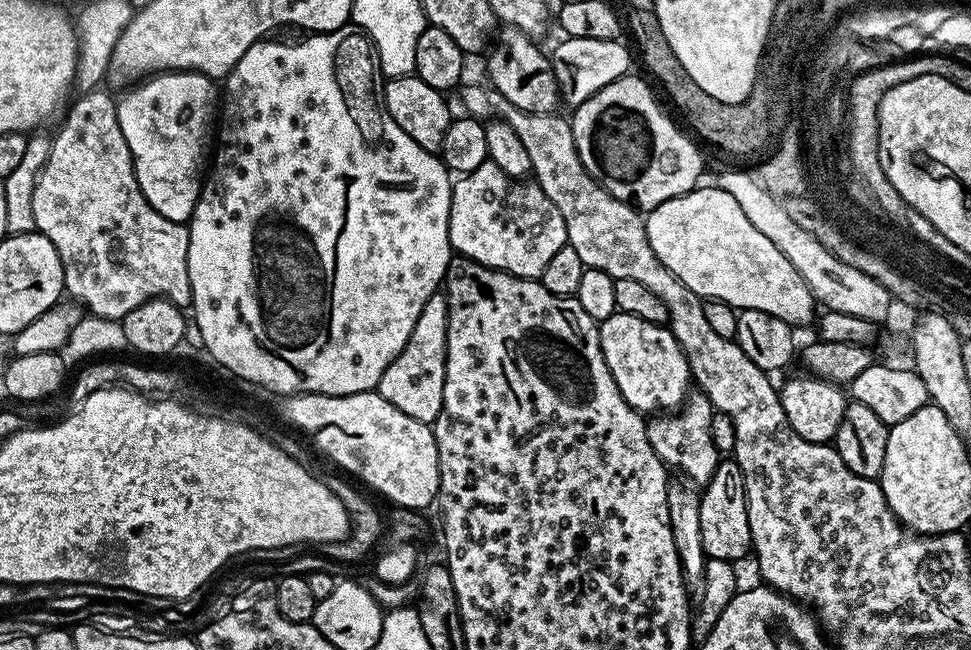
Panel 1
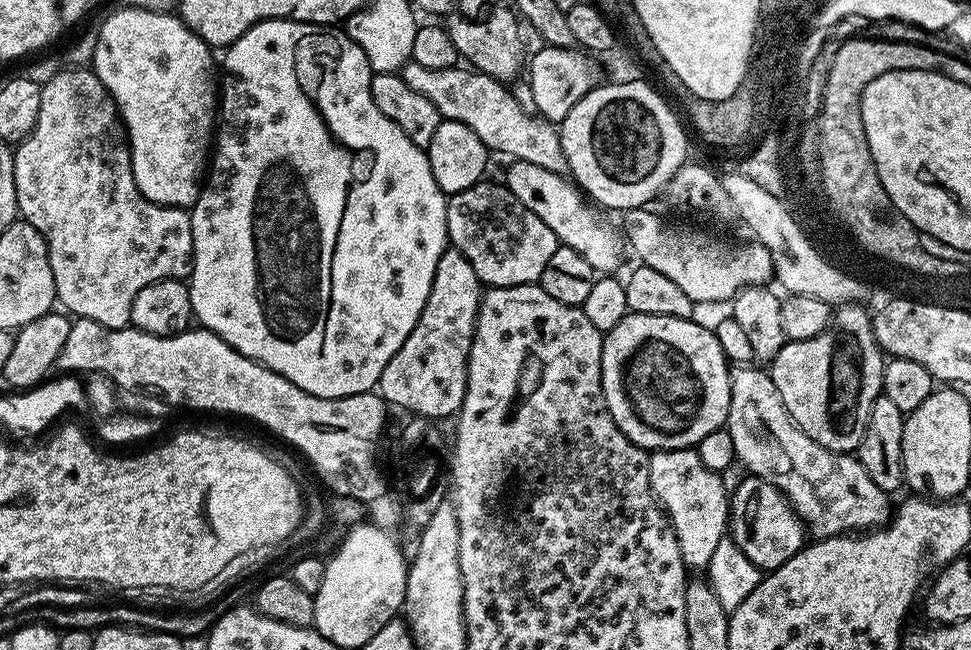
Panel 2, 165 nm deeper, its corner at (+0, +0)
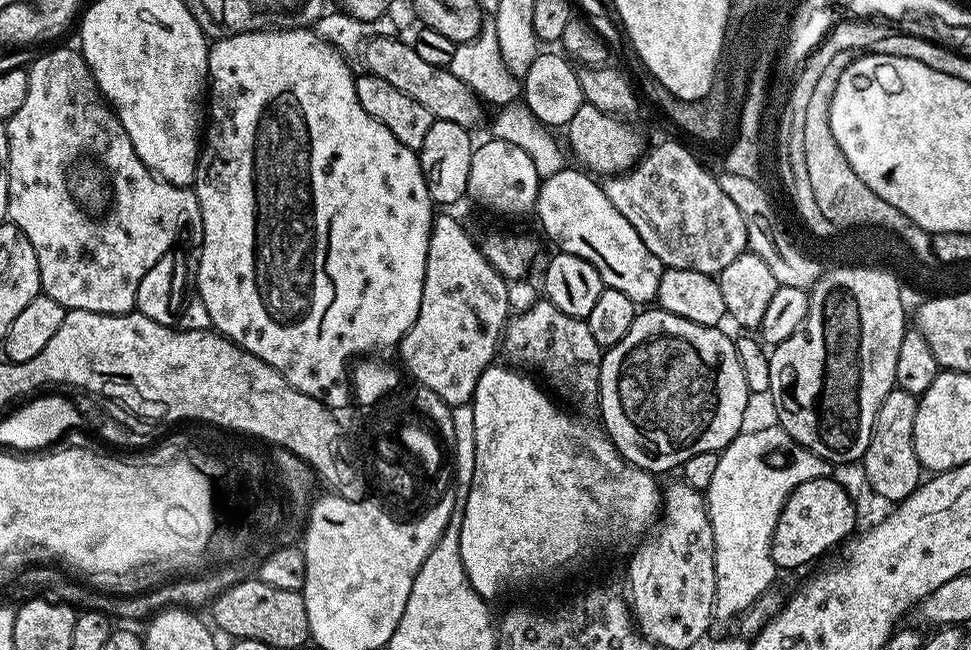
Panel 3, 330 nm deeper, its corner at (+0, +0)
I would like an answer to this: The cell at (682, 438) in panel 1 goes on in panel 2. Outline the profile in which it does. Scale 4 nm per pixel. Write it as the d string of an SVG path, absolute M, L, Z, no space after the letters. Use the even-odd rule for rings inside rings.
M675 448L652 452L648 457L650 486L655 503L664 509L676 532L685 569L707 569L718 542L726 539L730 492L724 489L725 477L714 470L706 470L695 448Z

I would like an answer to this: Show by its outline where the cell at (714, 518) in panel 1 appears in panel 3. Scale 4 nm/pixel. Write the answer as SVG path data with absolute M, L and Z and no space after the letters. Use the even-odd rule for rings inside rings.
M813 475L810 480L801 480L784 500L784 509L772 535L772 561L780 570L800 568L826 555L832 547L843 545L857 531L855 528L856 504L851 494L830 477Z

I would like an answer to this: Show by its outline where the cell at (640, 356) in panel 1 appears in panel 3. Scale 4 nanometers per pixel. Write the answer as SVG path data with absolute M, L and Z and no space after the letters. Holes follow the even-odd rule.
M652 306L637 311L630 330L603 353L598 397L598 409L604 419L602 428L620 455L635 468L653 474L679 469L694 454L723 452L745 427L744 415L750 399L746 374L742 374L735 339L720 331L719 327L707 328Z

